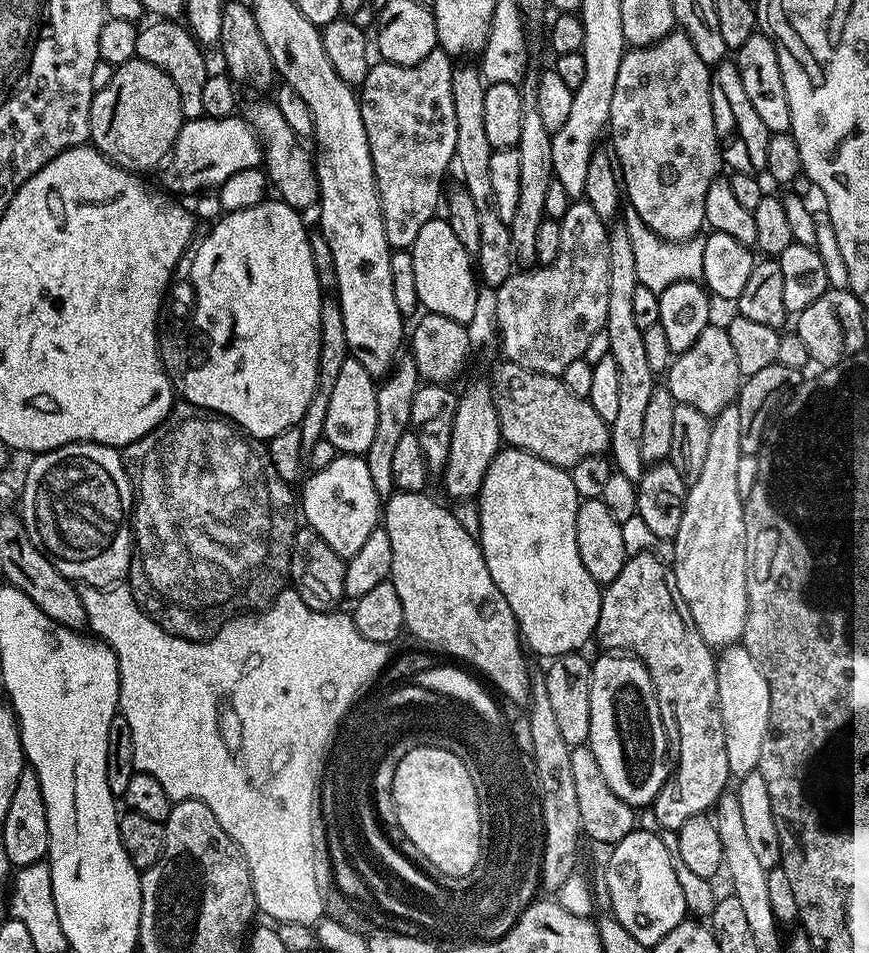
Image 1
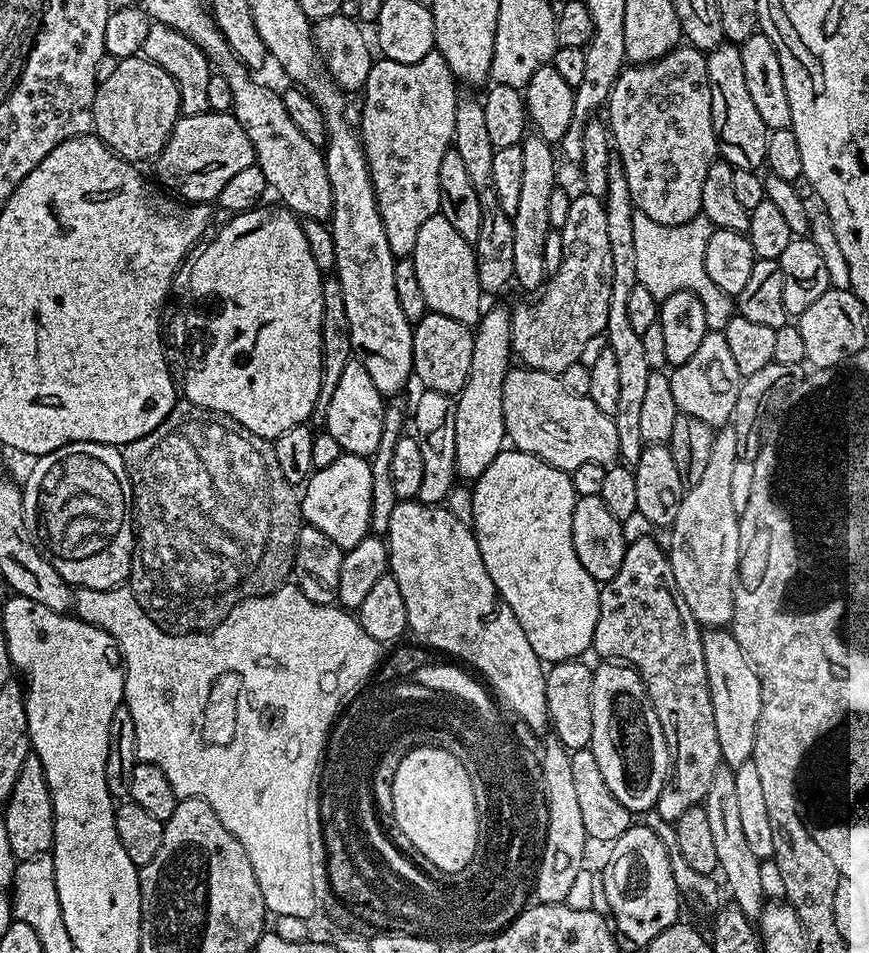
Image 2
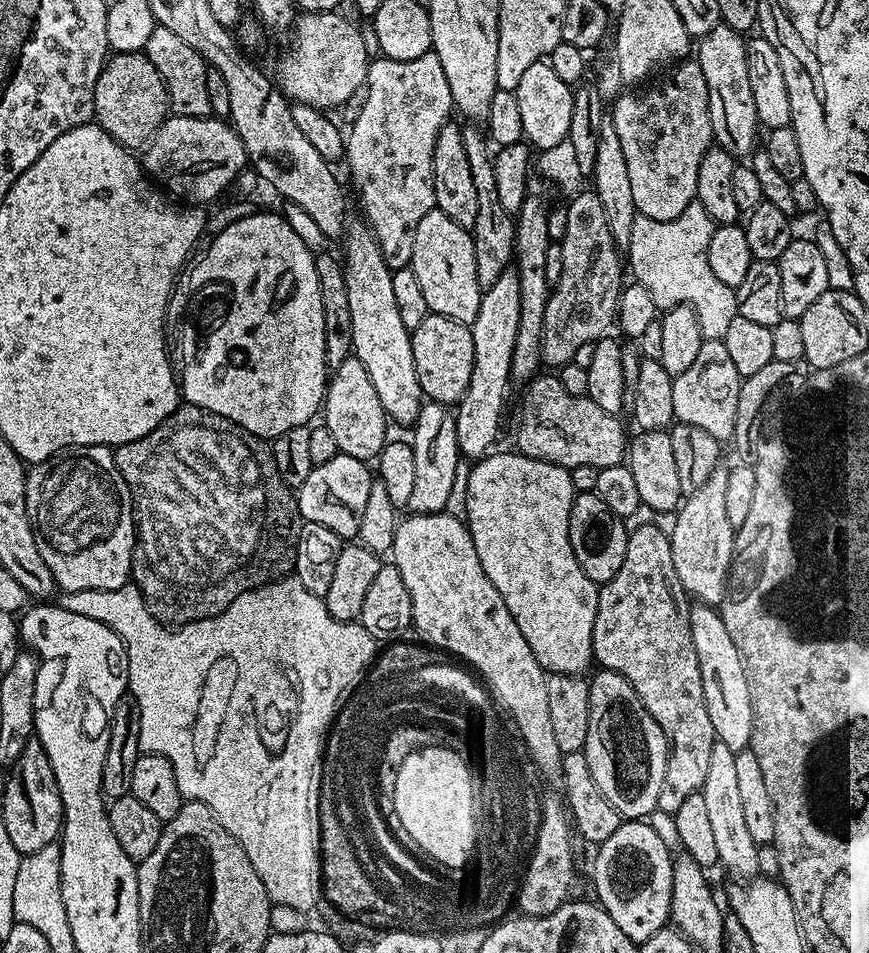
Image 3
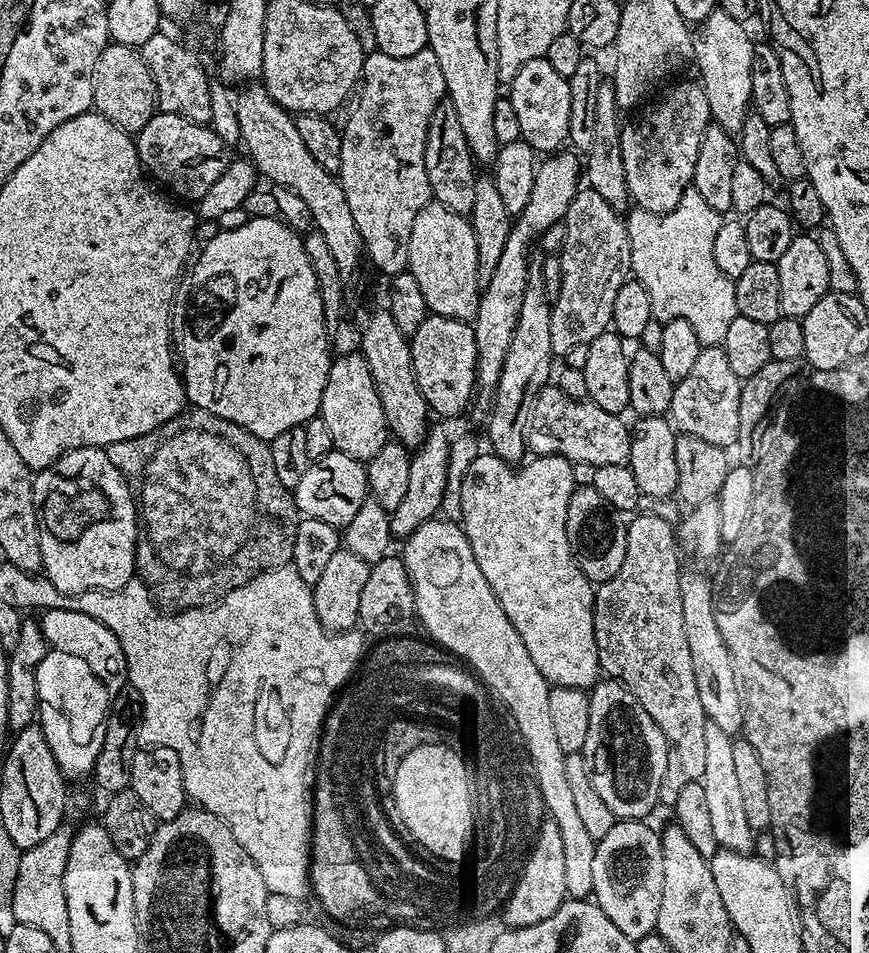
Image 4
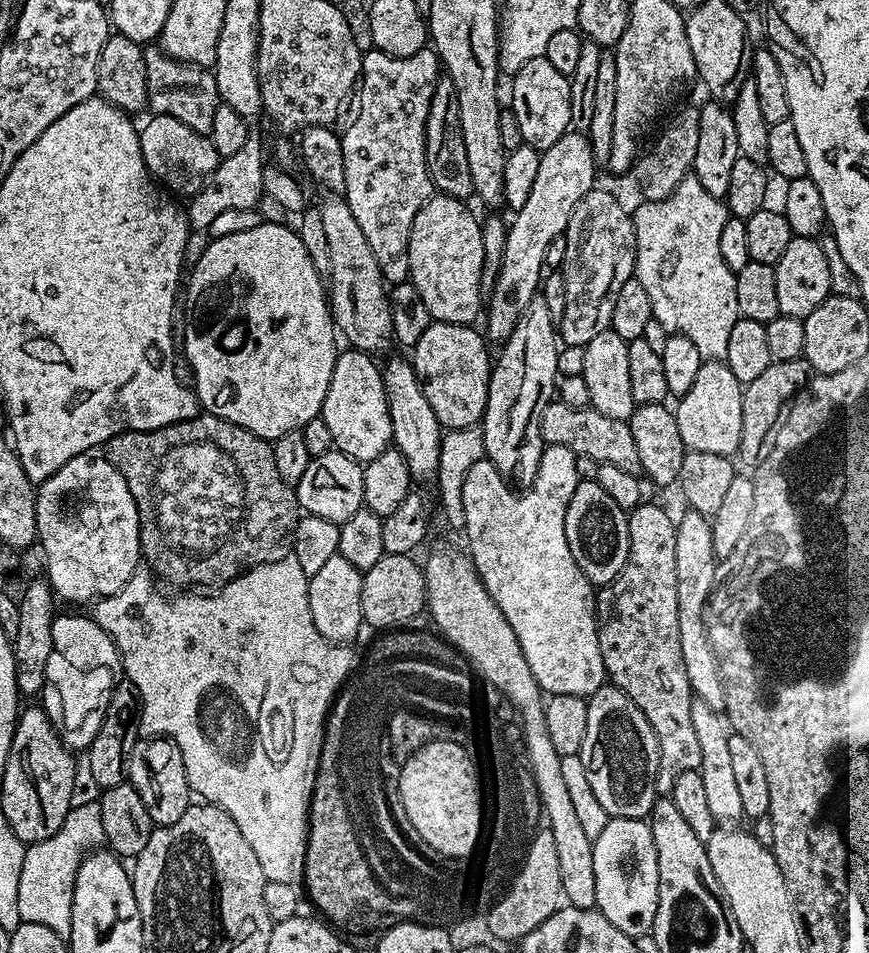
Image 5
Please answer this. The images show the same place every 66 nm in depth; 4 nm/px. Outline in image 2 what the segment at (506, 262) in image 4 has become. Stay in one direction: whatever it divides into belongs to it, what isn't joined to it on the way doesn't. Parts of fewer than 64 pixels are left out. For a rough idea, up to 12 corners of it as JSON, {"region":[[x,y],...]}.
{"region":[[512,316],[474,326],[470,374],[454,400],[456,475],[475,482],[506,444],[502,382]]}

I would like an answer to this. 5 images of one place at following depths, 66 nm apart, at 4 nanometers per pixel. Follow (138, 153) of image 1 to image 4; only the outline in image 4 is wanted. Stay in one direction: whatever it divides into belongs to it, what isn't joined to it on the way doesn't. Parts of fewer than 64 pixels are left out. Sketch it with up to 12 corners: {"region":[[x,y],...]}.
{"region":[[110,42],[94,62],[95,111],[129,134],[158,111],[139,51]]}

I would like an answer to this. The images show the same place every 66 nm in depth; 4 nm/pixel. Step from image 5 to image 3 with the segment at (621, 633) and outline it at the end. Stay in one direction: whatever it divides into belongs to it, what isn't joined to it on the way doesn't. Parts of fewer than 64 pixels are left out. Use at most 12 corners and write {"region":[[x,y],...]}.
{"region":[[629,531],[592,655],[668,740],[661,813],[699,792],[717,738],[672,537]]}

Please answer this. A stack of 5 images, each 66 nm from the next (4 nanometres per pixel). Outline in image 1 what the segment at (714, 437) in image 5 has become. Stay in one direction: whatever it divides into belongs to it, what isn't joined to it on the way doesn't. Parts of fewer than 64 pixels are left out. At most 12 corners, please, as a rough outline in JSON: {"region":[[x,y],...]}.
{"region":[[709,323],[666,373],[676,403],[710,418],[742,377],[727,327]]}

